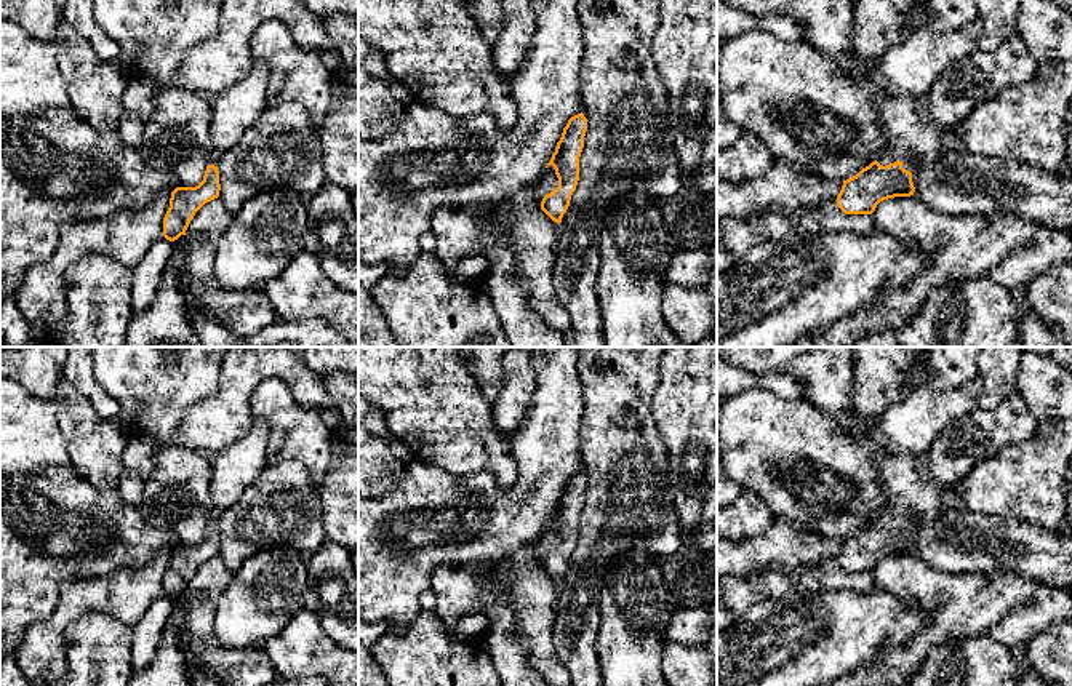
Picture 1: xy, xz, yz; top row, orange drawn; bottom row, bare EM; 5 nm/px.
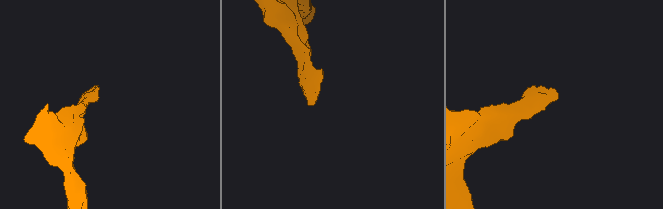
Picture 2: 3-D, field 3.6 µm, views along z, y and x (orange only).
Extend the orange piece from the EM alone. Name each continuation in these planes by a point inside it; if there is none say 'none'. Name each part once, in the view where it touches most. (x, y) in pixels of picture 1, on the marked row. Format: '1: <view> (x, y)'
1: yz (912, 136)

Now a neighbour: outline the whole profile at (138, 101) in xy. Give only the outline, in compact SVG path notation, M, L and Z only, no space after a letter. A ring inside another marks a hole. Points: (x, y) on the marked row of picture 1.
M130 77L123 94L123 114L117 131L122 141L138 149L142 144L147 120L154 110L155 88L147 77Z

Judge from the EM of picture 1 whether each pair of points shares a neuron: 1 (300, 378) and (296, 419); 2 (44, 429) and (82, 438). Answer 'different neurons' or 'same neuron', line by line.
1: different neurons
2: different neurons

